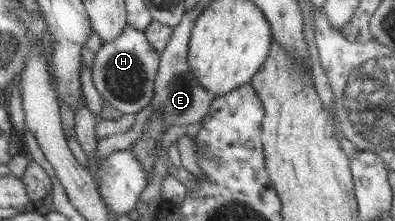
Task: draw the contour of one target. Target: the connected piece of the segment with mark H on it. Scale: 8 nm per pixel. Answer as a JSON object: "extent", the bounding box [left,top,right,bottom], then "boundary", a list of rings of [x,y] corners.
{"extent":[91,24,160,114],"boundary":[[[129,24],[113,41],[102,43],[91,63],[91,78],[95,90],[106,104],[121,114],[139,114],[153,99],[153,81],[157,74],[160,55],[149,43],[145,34]]]}

